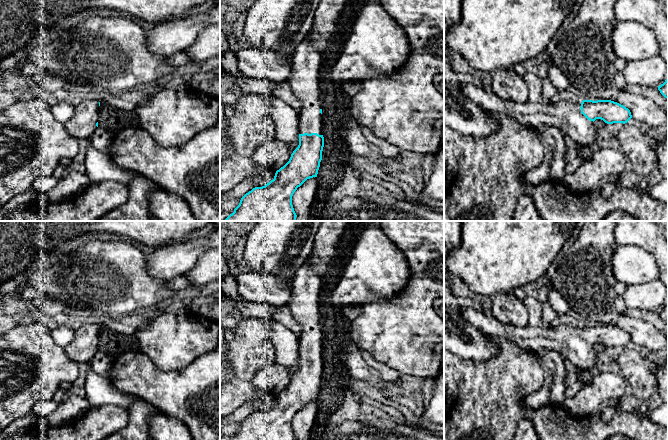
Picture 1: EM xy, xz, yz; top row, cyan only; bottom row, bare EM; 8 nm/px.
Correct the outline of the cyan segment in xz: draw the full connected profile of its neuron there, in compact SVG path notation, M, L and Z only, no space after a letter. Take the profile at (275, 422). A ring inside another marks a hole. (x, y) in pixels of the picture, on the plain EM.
M309 257L296 271L293 279L293 297L286 305L301 329L298 336L299 369L289 385L276 395L274 403L265 410L255 411L246 417L229 440L297 440L292 429L292 420L307 403L317 401L324 371L321 333L324 317L320 289L321 278L314 272Z

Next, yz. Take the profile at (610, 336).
M474 307L457 308L457 311L469 324L489 336L512 341L521 349L533 353L540 349L557 351L580 370L597 368L596 343L607 348L625 348L632 342L628 332L611 324L557 327L526 325L516 328L496 320L488 311Z

